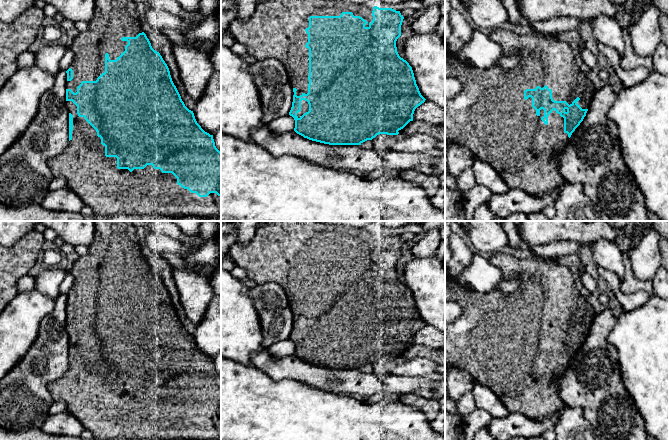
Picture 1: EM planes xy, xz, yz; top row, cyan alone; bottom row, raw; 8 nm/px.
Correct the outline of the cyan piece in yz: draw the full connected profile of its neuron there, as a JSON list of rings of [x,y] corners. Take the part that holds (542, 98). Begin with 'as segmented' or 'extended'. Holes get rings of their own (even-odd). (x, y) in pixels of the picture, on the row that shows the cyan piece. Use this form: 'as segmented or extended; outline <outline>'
extended; outline [[[502,28],[495,29],[487,34],[490,39],[501,46],[502,55],[517,55],[519,60],[510,70],[503,70],[497,63],[493,64],[488,69],[480,69],[463,63],[456,55],[445,50],[445,77],[454,77],[461,83],[461,91],[457,96],[452,99],[445,97],[445,137],[451,143],[457,143],[469,148],[475,159],[490,164],[506,182],[509,189],[521,189],[523,192],[532,196],[542,197],[564,184],[564,178],[561,176],[559,170],[560,156],[566,148],[572,133],[586,116],[596,90],[588,76],[579,69],[570,45],[565,41],[559,40],[557,35],[552,35],[550,37],[539,34],[519,35]]]

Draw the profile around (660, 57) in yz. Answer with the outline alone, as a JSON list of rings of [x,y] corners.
[[[660,42],[652,56],[654,72],[668,75],[669,74],[669,47]]]

